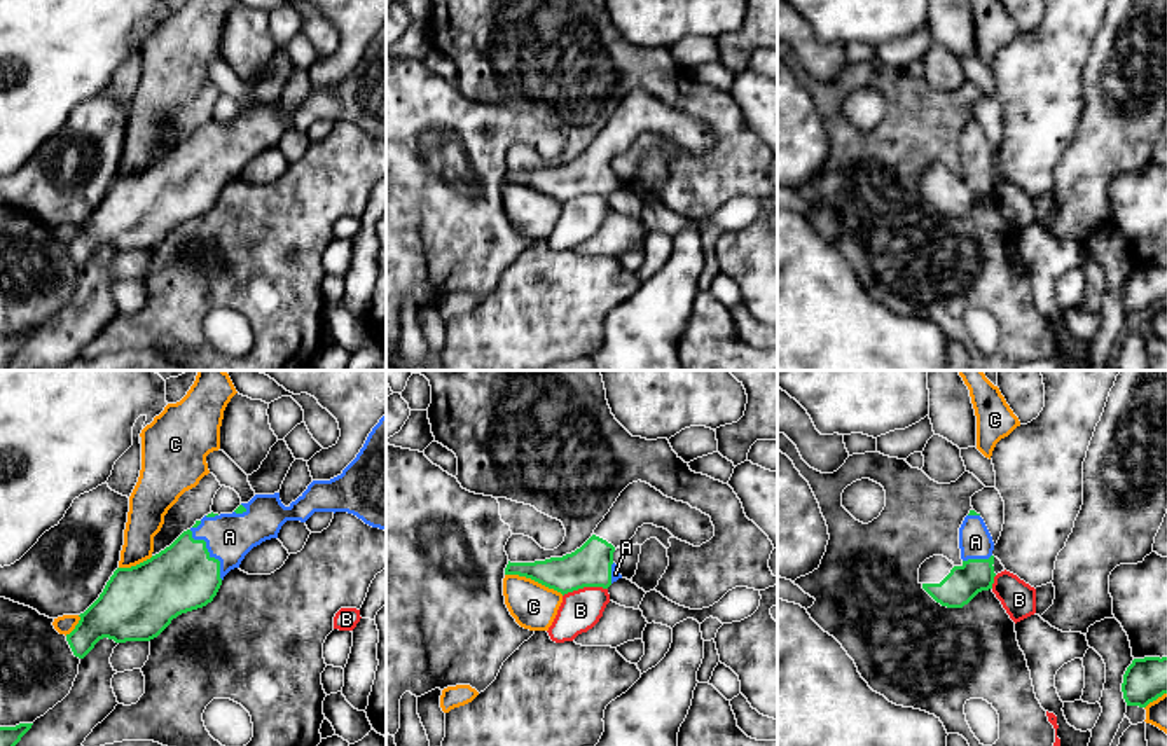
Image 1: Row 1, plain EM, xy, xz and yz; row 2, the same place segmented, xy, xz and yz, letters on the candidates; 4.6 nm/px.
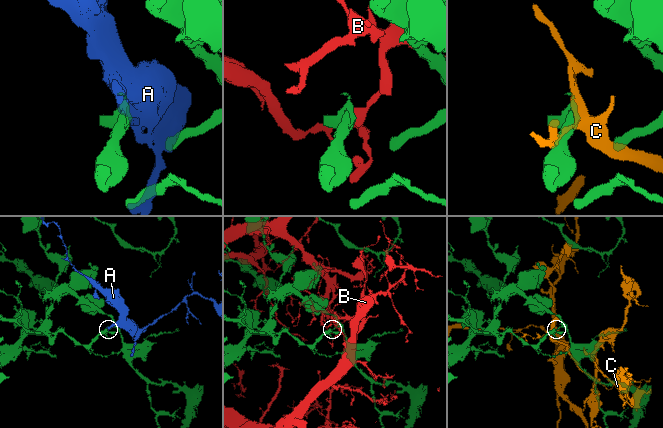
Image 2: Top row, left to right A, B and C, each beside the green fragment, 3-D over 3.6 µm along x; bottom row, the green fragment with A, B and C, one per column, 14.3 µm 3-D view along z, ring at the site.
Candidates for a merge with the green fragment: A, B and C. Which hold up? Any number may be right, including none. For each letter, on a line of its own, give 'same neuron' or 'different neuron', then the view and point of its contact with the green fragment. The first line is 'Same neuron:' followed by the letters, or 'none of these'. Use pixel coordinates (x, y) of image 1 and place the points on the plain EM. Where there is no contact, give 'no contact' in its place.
Same neuron: A
A: same neuron; meets green in xy at (205, 156)
B: different neuron; meets green in xz at (584, 194)
C: different neuron; meets green in xz at (535, 189)

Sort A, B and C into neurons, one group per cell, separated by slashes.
A / B / C

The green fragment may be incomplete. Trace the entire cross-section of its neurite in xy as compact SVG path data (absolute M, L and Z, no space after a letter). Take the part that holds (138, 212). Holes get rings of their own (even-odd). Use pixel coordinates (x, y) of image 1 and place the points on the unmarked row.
M386 23L341 84L330 89L313 89L288 115L281 112L280 101L255 103L232 122L211 121L196 129L190 138L150 168L131 176L117 176L100 206L79 224L79 232L66 243L73 264L84 267L103 246L115 252L157 246L178 224L211 211L224 185L239 176L253 155L278 147L287 129L306 131L314 121L348 121L365 133L386 140Z

